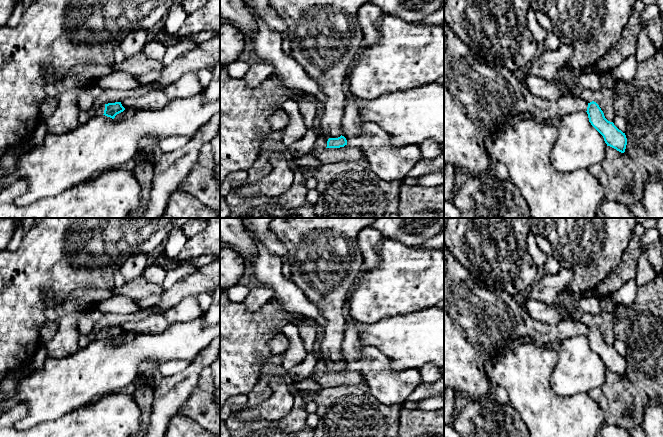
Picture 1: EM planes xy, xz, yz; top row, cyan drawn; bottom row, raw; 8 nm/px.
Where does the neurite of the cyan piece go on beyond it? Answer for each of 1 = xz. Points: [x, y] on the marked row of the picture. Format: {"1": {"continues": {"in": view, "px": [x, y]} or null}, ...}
{"1": {"continues": {"in": "xz", "px": [326, 44]}}}

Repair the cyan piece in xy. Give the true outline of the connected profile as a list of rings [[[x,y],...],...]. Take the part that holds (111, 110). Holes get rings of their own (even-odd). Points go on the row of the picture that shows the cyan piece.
[[[115,102],[105,104],[98,108],[94,108],[92,114],[96,116],[105,115],[114,119],[117,114],[123,112],[124,110],[125,108],[122,106],[121,102]]]

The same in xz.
[[[269,0],[269,5],[285,20],[291,42],[290,56],[316,81],[327,96],[328,103],[321,110],[320,136],[328,137],[326,148],[340,148],[347,145],[341,132],[343,104],[347,98],[346,78],[357,56],[364,47],[364,34],[358,22],[360,8],[373,0]]]

